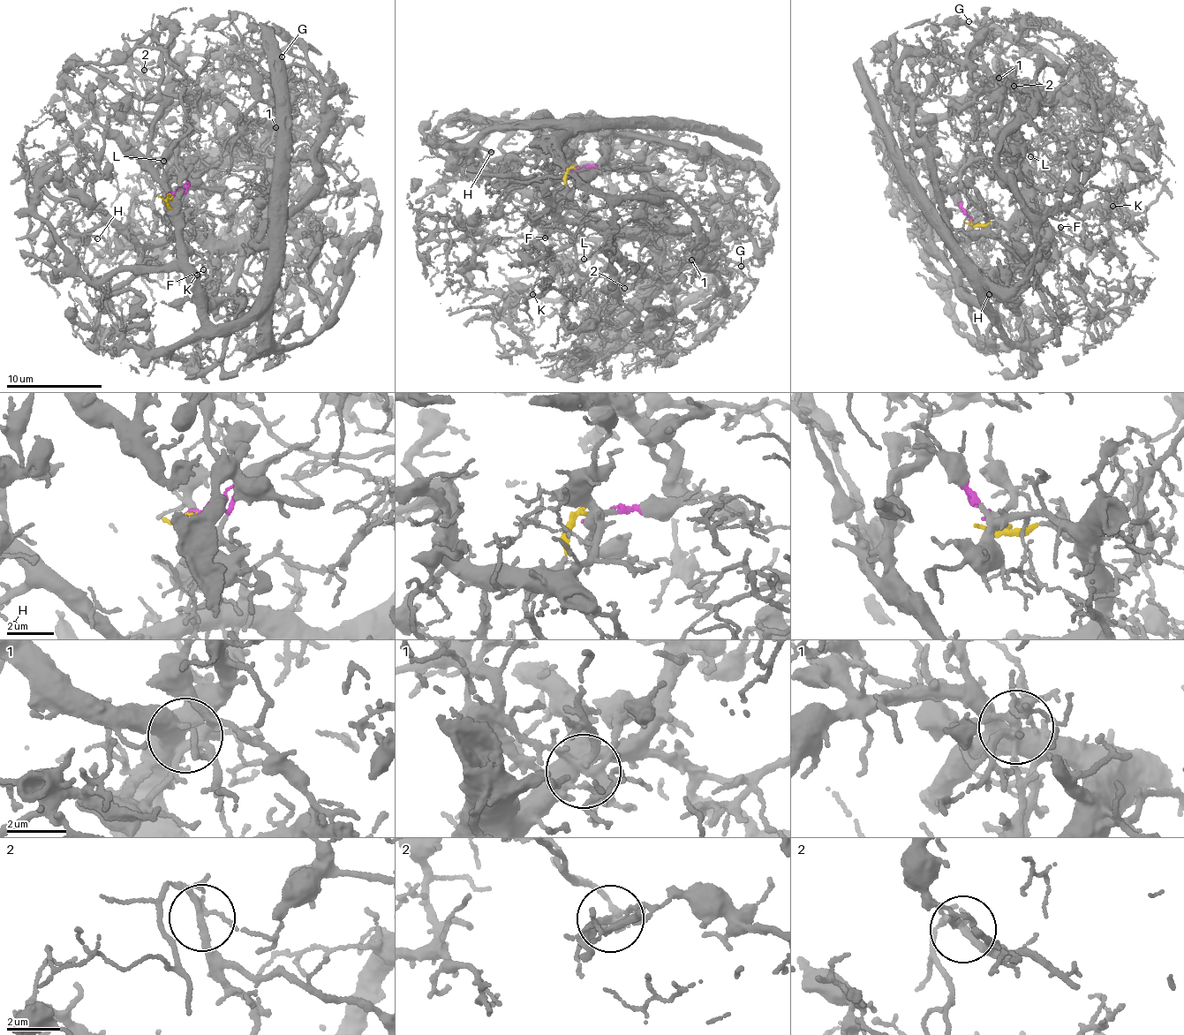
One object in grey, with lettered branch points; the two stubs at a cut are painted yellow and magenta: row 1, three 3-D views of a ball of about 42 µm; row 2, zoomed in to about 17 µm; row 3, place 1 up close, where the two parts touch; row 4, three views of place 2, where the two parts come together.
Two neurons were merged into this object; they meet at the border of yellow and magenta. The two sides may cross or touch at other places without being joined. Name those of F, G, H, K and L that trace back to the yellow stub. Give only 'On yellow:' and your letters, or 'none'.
On yellow: F, L

